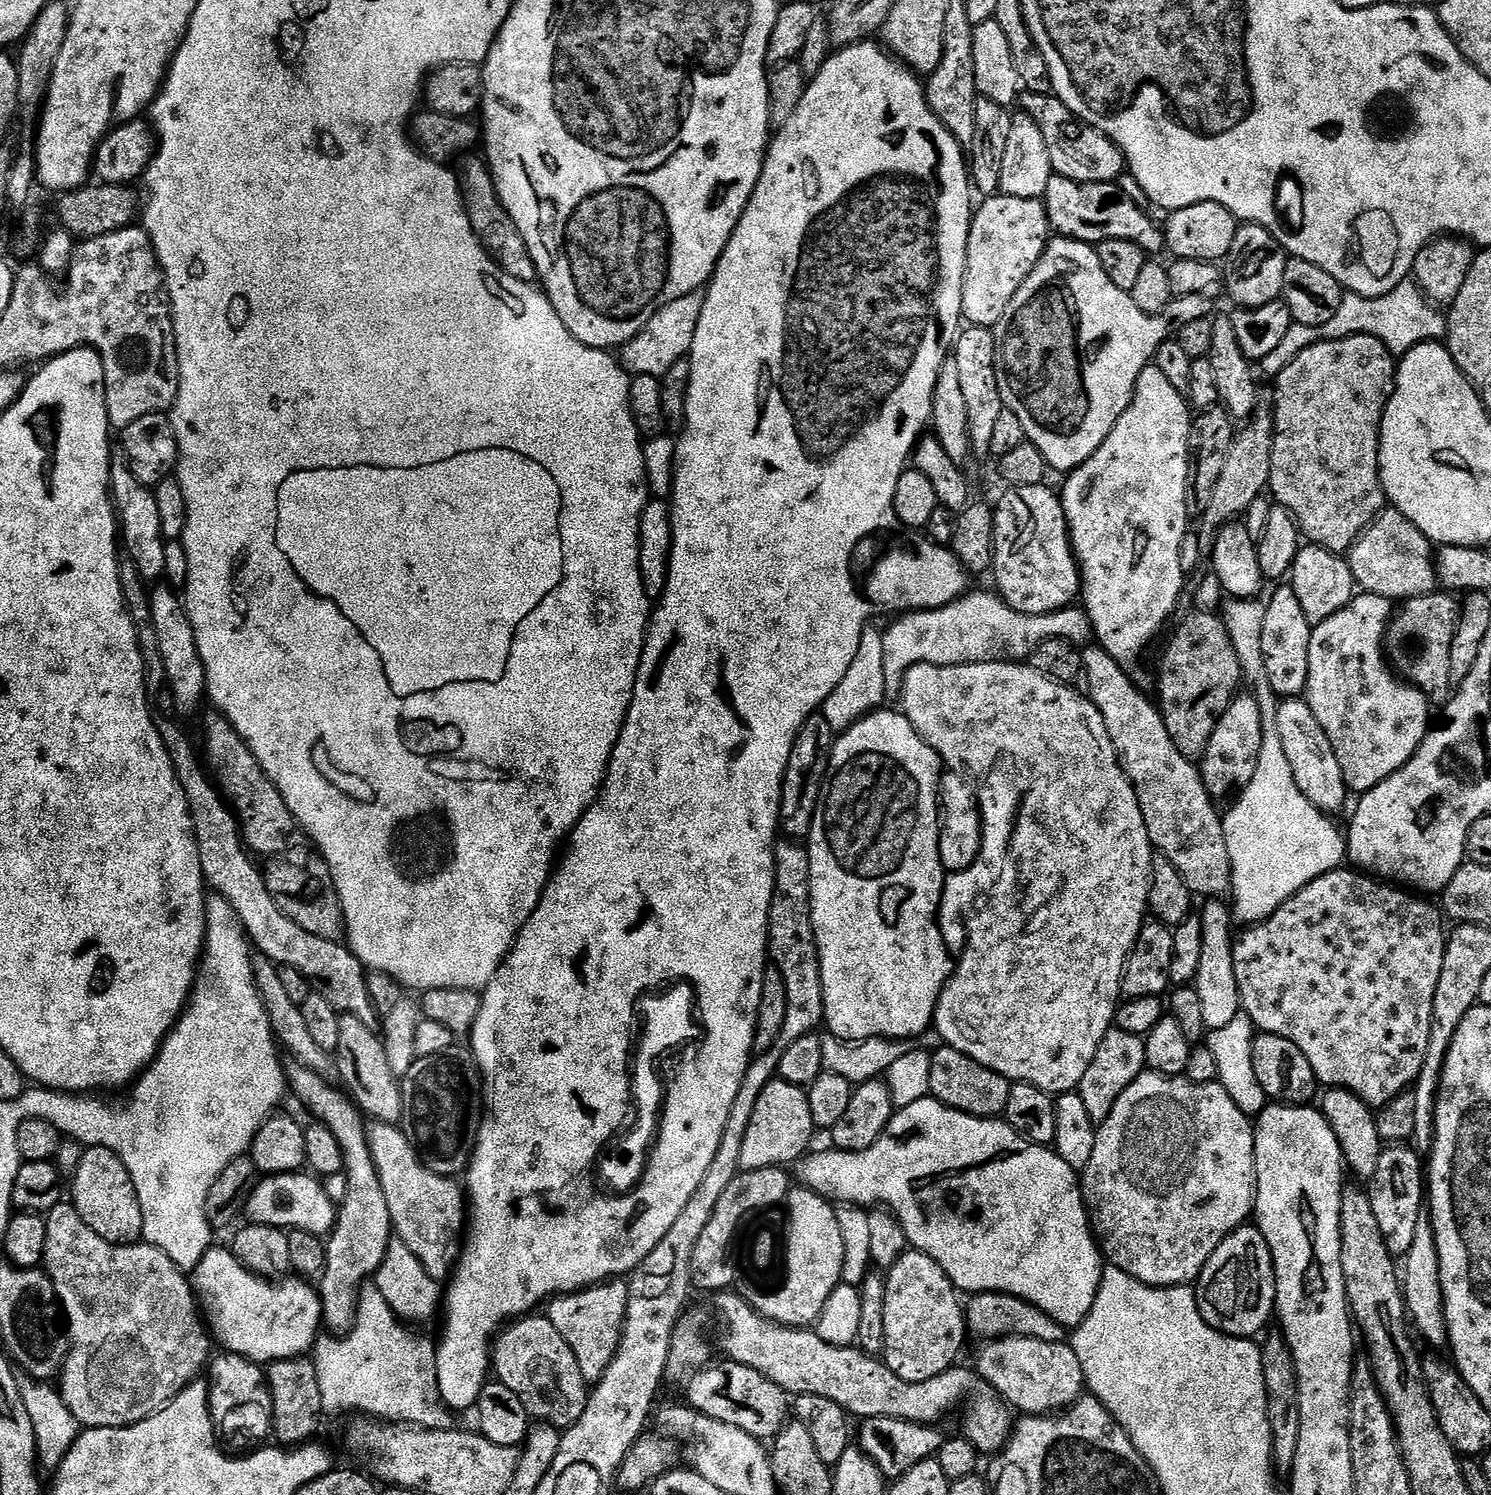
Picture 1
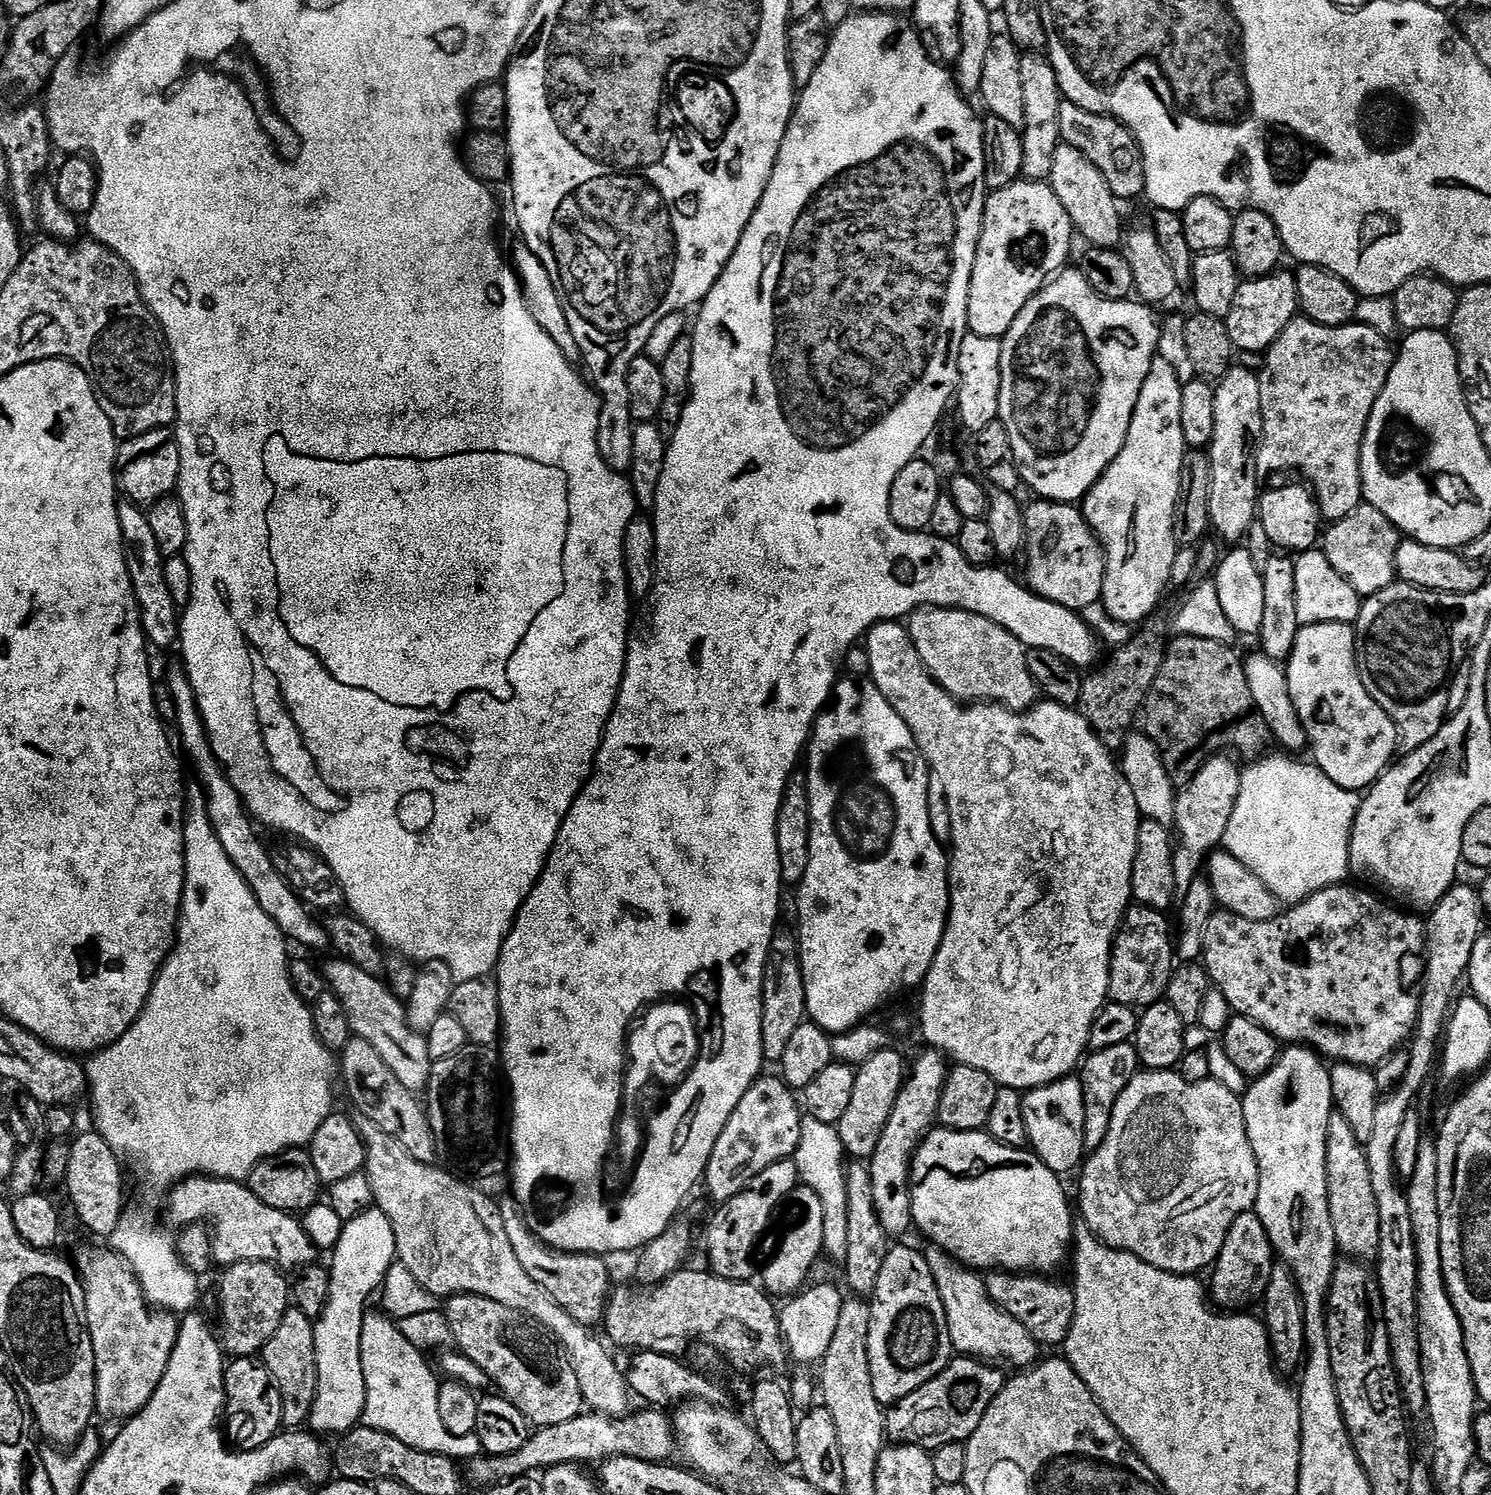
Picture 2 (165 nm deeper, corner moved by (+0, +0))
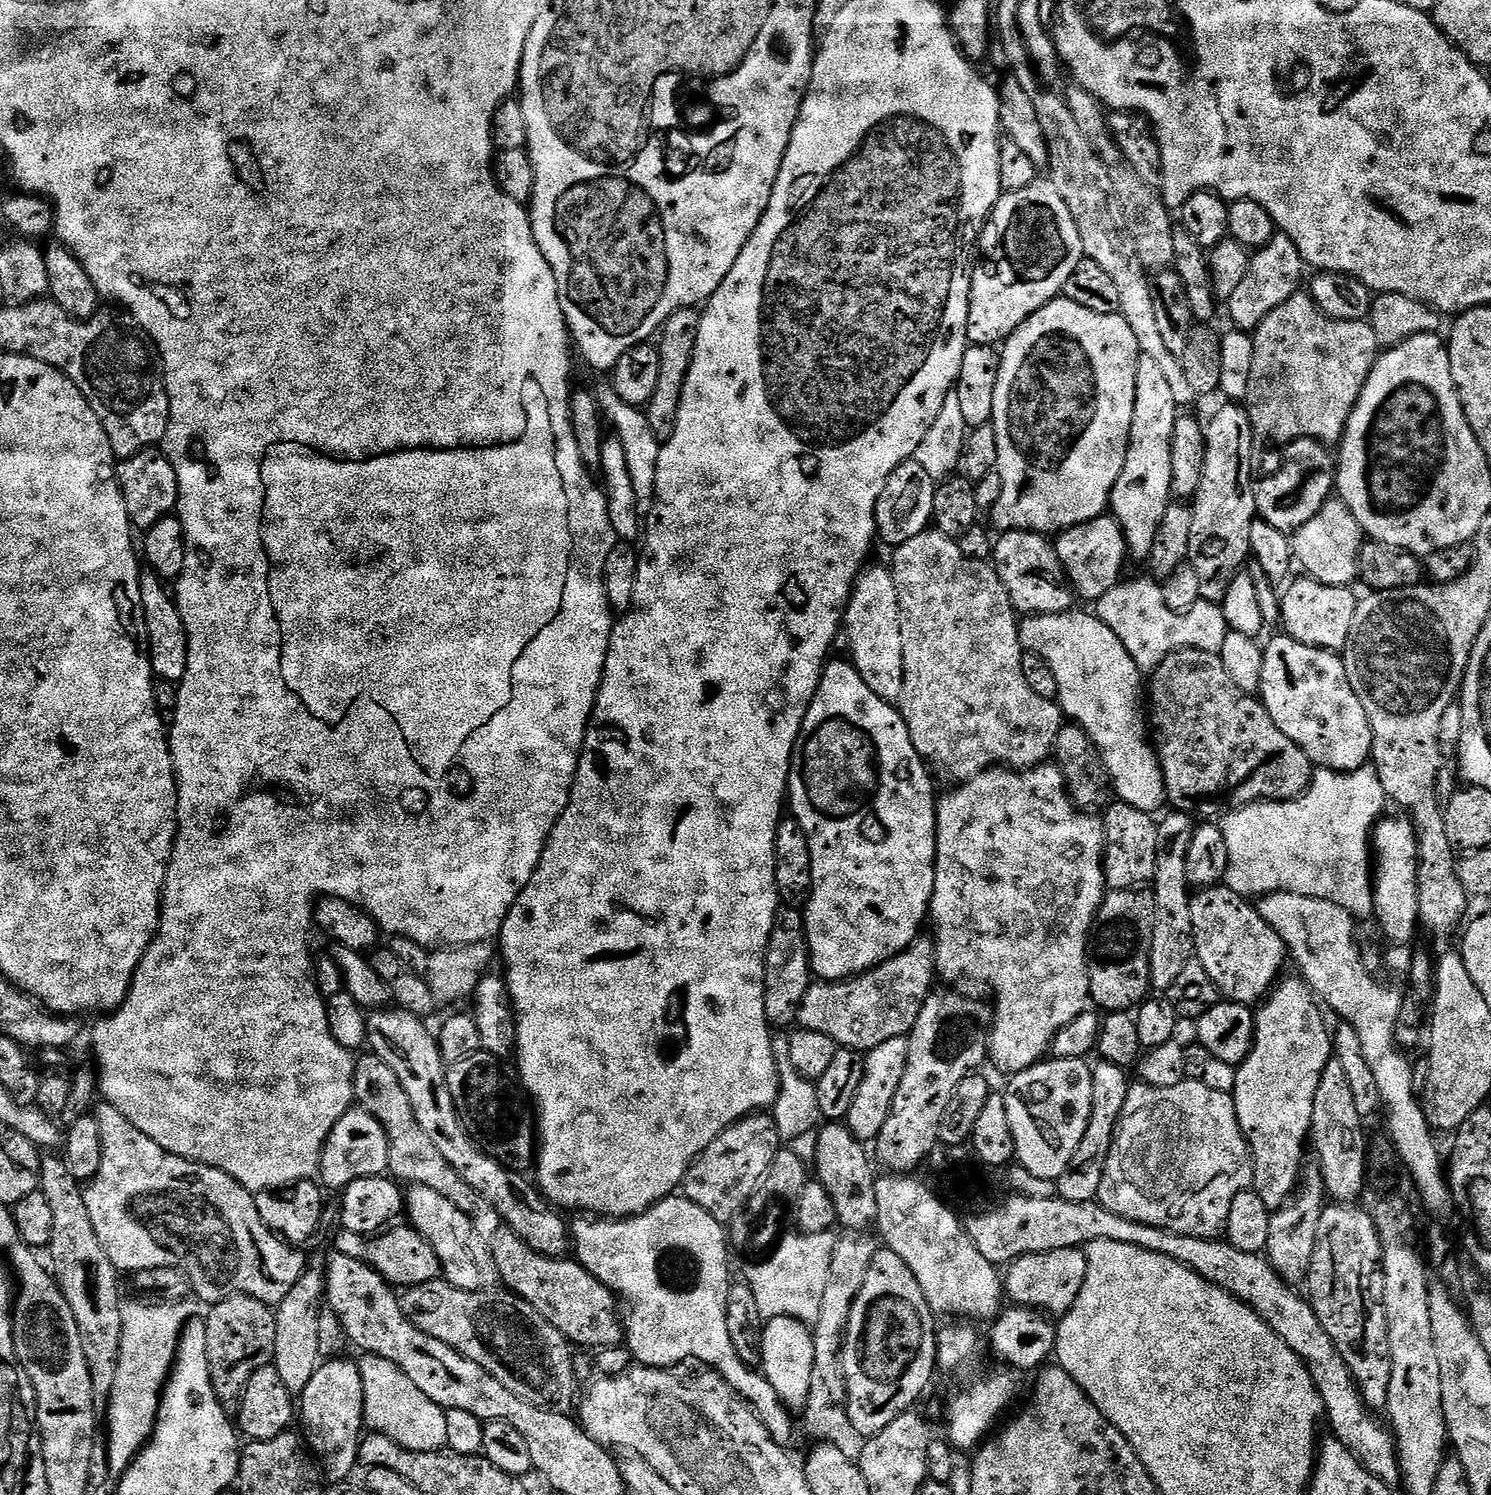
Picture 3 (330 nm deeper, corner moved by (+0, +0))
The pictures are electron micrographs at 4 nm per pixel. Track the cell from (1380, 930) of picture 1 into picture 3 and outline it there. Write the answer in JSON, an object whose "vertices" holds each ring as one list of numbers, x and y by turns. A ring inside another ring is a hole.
{"vertices":[[1226,886,1202,888,1193,895,1190,919,1194,922,1195,959,1206,966,1206,974,1210,974,1214,986,1218,986,1221,997,1233,1004,1259,1005,1275,989,1281,979,1280,971,1283,970,1284,963,1287,965,1290,960,1288,947,1282,942,1282,938,1278,938,1266,918,1262,918,1259,907]]}

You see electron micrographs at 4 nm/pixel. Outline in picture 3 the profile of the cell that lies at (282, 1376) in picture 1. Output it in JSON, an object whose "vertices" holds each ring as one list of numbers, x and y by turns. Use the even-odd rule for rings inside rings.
{"vertices":[[312,1266,304,1271,302,1278,298,1278,298,1282,294,1282,294,1290,290,1290,290,1294,286,1294,286,1298,282,1298,282,1302,275,1305,274,1308,276,1333,274,1334,274,1358,272,1359,272,1365,278,1370,282,1383,285,1384,286,1390,293,1398,298,1398,304,1393,310,1378,314,1378,314,1374,319,1370,322,1363,322,1357,318,1350,318,1318,325,1300,324,1272]]}

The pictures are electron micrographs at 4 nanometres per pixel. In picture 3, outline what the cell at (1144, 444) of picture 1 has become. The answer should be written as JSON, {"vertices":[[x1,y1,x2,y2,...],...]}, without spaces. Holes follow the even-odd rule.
{"vertices":[[1141,355,1136,371,1136,393,1134,394,1134,418,1130,426,1128,453,1122,466,1122,474,1118,474,1118,482,1112,491,1110,501,1111,515,1122,526,1124,537,1128,543,1131,559,1147,561,1154,550,1154,538,1158,534,1158,526,1166,514,1168,505,1173,499,1172,479,1170,478,1170,438,1174,438,1174,422,1178,415,1178,405,1174,402,1174,393,1166,383,1162,370,1154,363,1154,358]]}

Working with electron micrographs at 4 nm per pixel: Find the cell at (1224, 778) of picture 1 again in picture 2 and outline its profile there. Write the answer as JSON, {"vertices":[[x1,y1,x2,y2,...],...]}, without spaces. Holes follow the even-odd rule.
{"vertices":[[1228,754,1209,756,1198,774,1194,774,1192,781,1183,785,1176,793,1172,824,1178,843,1172,857,1177,897,1184,897,1186,890,1190,890,1190,882,1194,882,1201,875,1208,857,1224,843,1226,826,1230,826,1230,818,1238,802,1242,775,1241,765,1236,765,1231,758,1233,759]]}

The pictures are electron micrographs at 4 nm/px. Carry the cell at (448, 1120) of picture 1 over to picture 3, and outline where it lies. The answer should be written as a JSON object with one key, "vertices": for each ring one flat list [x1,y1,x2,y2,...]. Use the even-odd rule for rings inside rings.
{"vertices":[[481,1050,462,1058,462,1062,447,1065,448,1085,460,1120,472,1139,502,1166,528,1174,538,1160,538,1120,517,1073,508,1066]]}

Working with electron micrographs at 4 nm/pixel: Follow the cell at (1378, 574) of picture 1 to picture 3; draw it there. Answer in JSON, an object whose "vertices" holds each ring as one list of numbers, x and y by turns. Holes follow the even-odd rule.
{"vertices":[[1333,498,1318,510,1318,514,1306,522,1292,536,1292,551,1297,565,1305,568,1311,579,1330,586,1352,586,1360,574,1360,548,1366,543,1364,531,1344,501]]}

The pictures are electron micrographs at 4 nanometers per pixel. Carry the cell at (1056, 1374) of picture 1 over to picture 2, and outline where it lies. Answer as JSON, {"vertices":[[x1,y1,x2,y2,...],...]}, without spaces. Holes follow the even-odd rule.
{"vertices":[[932,1246,929,1249,926,1255,930,1274,934,1274,934,1286,938,1286,938,1294,946,1310,953,1349,959,1355,991,1362,996,1366,1013,1364,1016,1370,1031,1368,1037,1363,1042,1353,1035,1338,1030,1330,1026,1330,1026,1326,1022,1326,1022,1322,1018,1322,1018,1318,1010,1318,1010,1314,1006,1314,1006,1310,1002,1310,990,1298,985,1277,979,1271,970,1270,968,1265,955,1260,943,1248]]}

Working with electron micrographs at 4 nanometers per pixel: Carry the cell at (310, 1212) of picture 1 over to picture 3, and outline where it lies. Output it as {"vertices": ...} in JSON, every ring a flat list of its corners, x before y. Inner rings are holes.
{"vertices":[[400,1224,375,1237,364,1237,344,1229,337,1231,333,1249,347,1257,366,1261,378,1273,382,1273,390,1284,409,1288,415,1284,424,1284,426,1281,437,1279,441,1275,438,1256,424,1237,406,1224]]}

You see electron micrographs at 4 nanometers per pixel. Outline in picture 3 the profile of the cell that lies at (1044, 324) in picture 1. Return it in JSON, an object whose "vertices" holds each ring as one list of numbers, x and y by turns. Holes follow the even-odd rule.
{"vertices":[[1063,298,1051,300,1046,306,1042,306,1042,310,1030,314,1030,318,1026,318,1026,322,1022,322,1022,326,1015,328,1008,339,1003,341,998,386,994,386,994,414,991,422,994,426,994,434,998,434,996,471,1002,478,1002,498,998,498,994,509,997,529,1059,534,1079,524,1090,524,1105,515,1112,498,1112,491,1118,482,1118,474,1122,474,1122,466,1126,462,1130,426,1134,418,1136,371,1141,355,1138,338,1134,338,1134,330,1130,330,1130,322,1126,322,1126,318,1119,312,1094,314,1094,310,1086,310,1086,306,1078,306,1078,302,1070,302]]}

